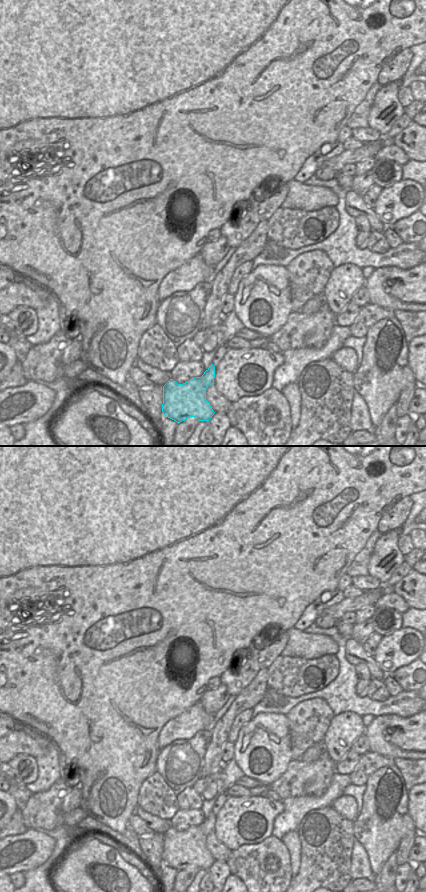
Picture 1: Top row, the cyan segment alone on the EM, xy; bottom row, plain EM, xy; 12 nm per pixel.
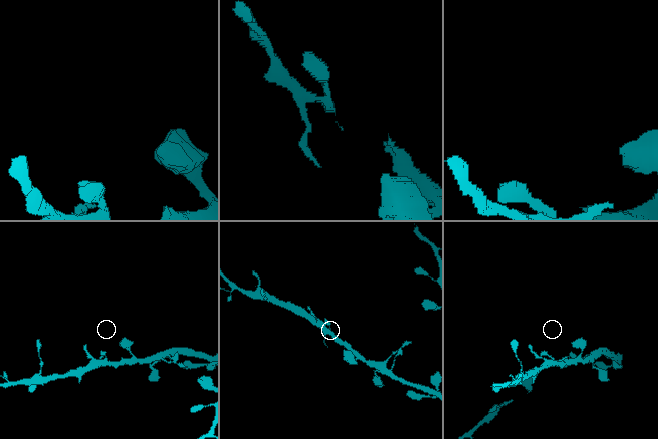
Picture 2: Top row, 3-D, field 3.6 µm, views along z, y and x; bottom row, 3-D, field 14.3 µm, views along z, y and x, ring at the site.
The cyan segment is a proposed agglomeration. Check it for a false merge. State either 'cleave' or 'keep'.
keep

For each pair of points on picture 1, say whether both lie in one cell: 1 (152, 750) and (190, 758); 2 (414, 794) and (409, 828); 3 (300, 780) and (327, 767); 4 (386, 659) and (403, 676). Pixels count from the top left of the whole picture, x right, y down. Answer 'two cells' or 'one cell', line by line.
1: two cells
2: two cells
3: one cell
4: two cells

